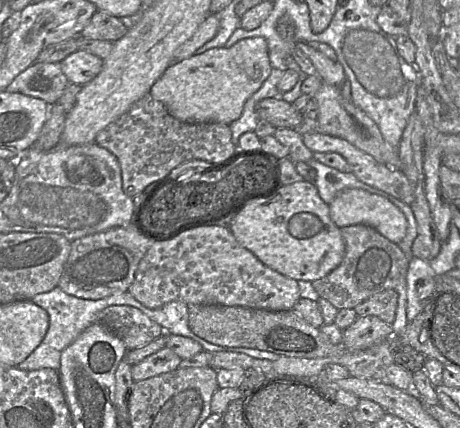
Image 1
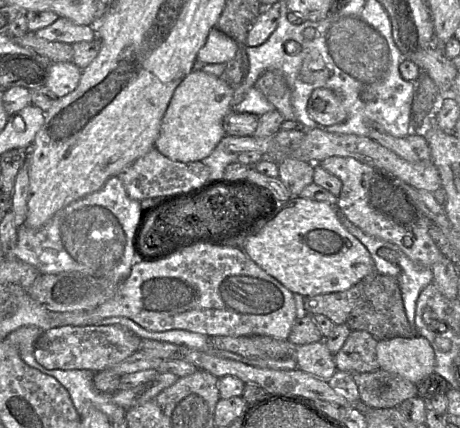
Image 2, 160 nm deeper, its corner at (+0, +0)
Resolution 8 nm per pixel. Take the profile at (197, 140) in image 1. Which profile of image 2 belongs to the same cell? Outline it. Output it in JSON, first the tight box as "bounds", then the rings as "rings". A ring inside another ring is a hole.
{"bounds":[117,147,210,201],"rings":[[[155,147],[138,158],[117,176],[131,199],[143,201],[150,198],[170,198],[197,190],[210,180],[210,171],[203,161],[174,161],[158,151]]]}

